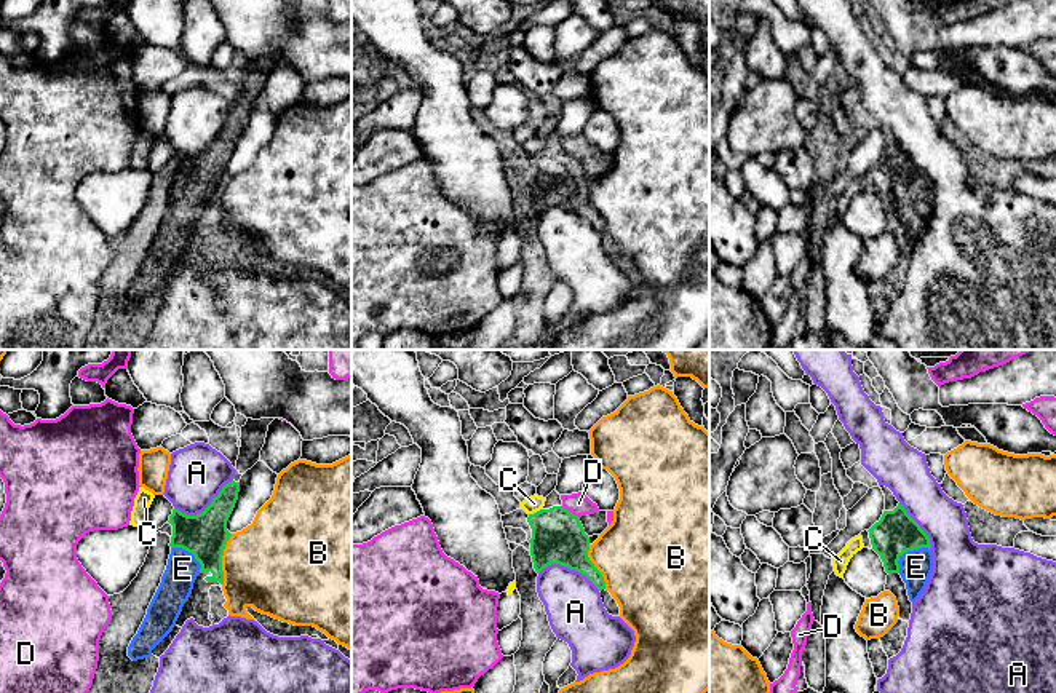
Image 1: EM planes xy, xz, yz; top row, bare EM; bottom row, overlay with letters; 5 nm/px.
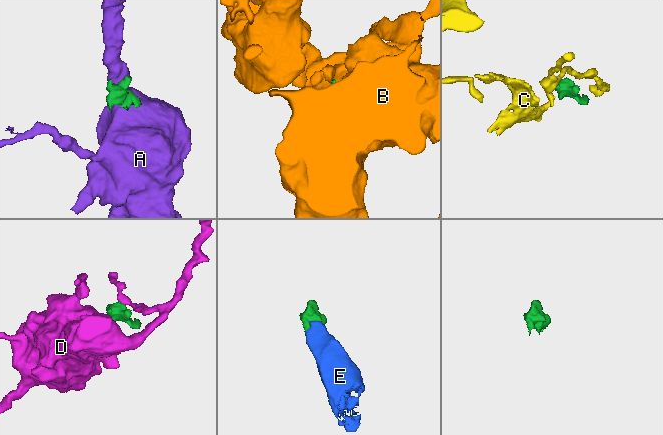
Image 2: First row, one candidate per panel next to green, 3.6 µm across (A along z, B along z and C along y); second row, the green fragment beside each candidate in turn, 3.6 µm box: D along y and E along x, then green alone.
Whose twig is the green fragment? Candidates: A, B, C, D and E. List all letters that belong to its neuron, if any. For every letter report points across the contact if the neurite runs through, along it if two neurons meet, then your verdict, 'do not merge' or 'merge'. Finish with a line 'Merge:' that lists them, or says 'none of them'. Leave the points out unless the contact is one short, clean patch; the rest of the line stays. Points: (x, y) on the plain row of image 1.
A: do not merge
B: do not merge
C: border xz (542, 150), (529, 157); do not merge
D: border xz (561, 149), (579, 160); do not merge
E: way yz (897, 174), (897, 181), (906, 194), (916, 209); merge
Merge: E

